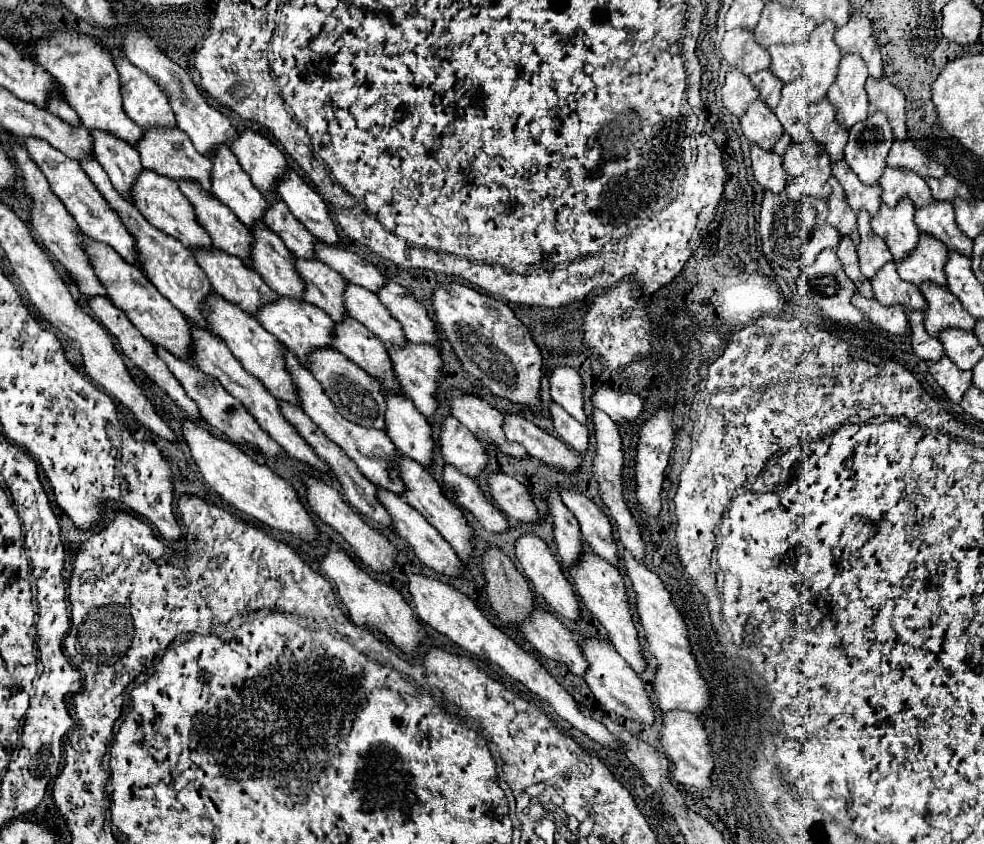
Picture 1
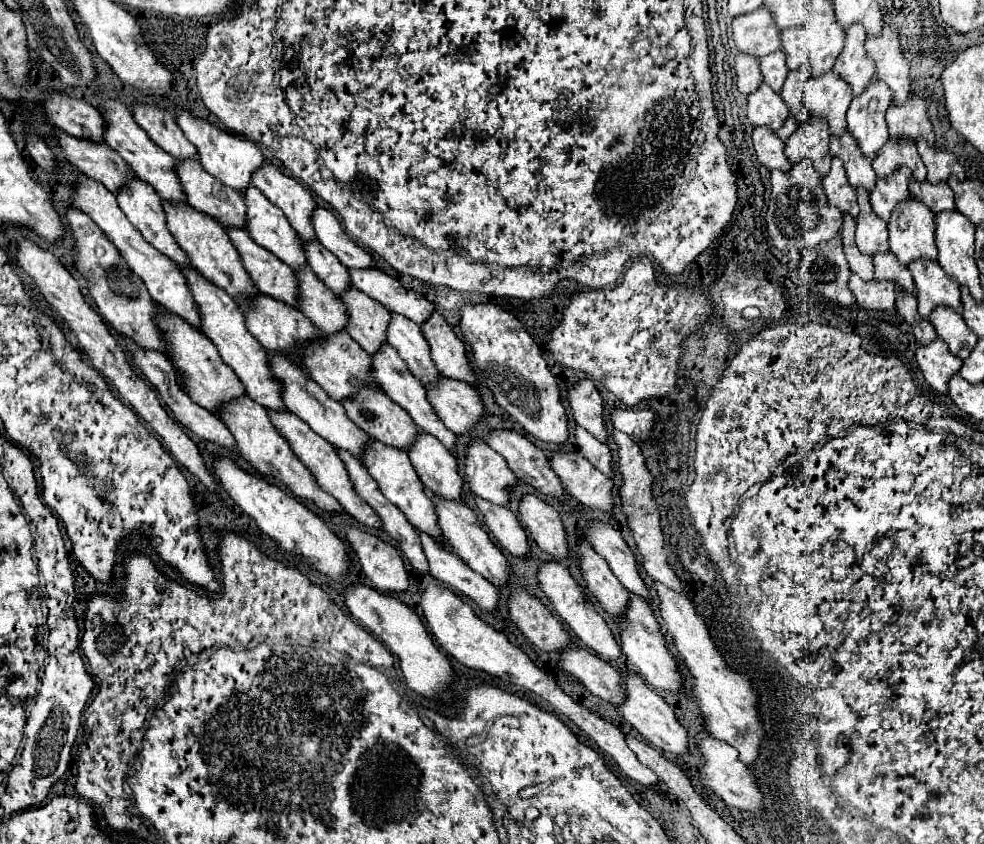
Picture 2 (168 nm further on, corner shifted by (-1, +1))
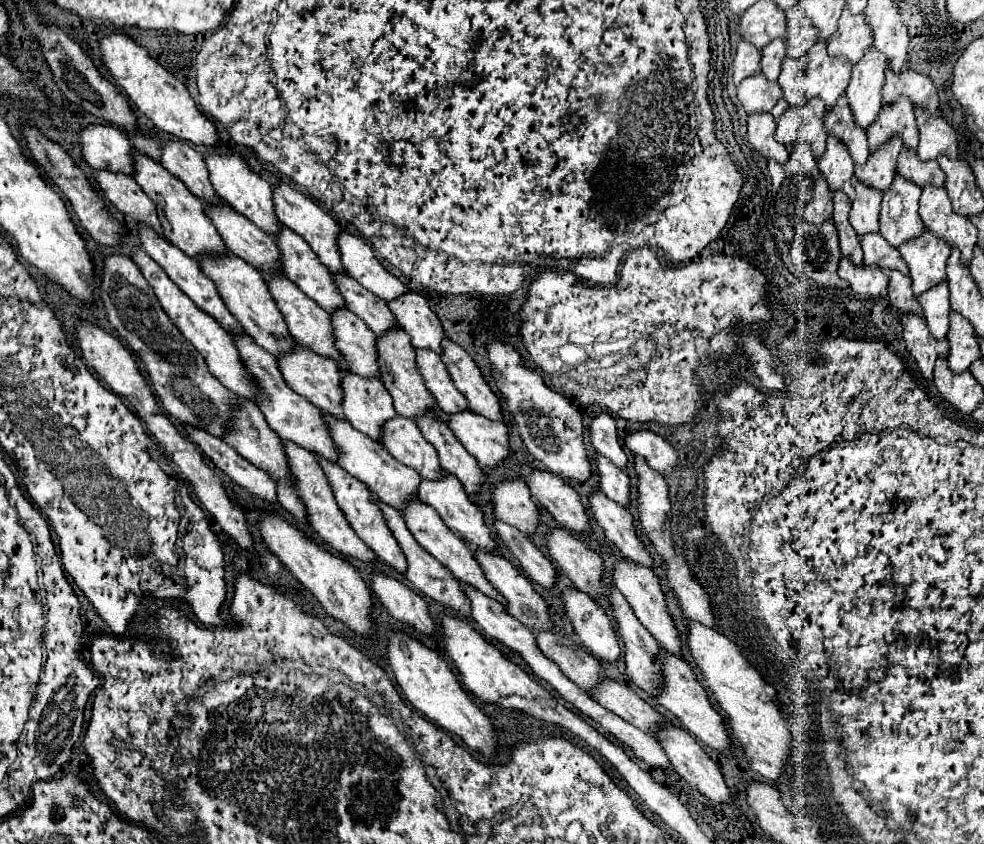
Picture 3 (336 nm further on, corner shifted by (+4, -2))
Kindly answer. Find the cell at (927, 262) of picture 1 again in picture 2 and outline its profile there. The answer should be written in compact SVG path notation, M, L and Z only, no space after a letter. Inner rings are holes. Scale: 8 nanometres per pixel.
M908 197L892 211L888 221L888 245L900 263L908 265L918 257L936 259L934 245L934 213L918 199Z

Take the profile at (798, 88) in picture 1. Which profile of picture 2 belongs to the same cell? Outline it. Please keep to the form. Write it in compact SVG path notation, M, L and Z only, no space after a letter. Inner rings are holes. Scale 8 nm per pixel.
M809 63L801 65L796 71L788 73L788 79L780 91L784 103L788 105L790 113L796 117L798 125L808 123L810 115L808 115L808 107L804 107L803 90L805 84L812 76L812 68Z

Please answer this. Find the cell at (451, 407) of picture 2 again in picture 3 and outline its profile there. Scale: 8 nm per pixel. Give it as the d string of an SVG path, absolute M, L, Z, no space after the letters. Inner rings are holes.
M463 410L449 414L449 428L481 466L495 468L509 454L507 426L499 420Z

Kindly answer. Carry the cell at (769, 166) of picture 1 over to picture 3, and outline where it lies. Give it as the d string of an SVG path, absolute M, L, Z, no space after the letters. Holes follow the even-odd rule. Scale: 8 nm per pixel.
M751 114L747 124L747 140L763 158L773 158L779 164L789 160L789 152L775 140L775 118L771 114Z

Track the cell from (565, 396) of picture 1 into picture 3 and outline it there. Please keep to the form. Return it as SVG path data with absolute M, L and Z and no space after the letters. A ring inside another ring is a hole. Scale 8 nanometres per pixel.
M601 412L601 414L595 414L589 422L589 438L591 438L591 444L593 448L607 456L615 466L619 466L621 470L625 470L627 466L627 454L623 452L619 440L617 440L617 426L615 426L615 420Z

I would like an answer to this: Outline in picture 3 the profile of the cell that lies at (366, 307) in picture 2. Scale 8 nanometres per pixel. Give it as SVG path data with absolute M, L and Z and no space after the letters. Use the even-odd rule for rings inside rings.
M391 328L383 336L377 338L377 364L379 364L379 376L383 384L387 386L389 394L393 396L397 414L403 414L407 418L415 418L415 414L423 414L427 406L435 406L435 400L423 390L423 380L419 378L419 372L415 370L415 348L411 346L411 338L401 328Z

